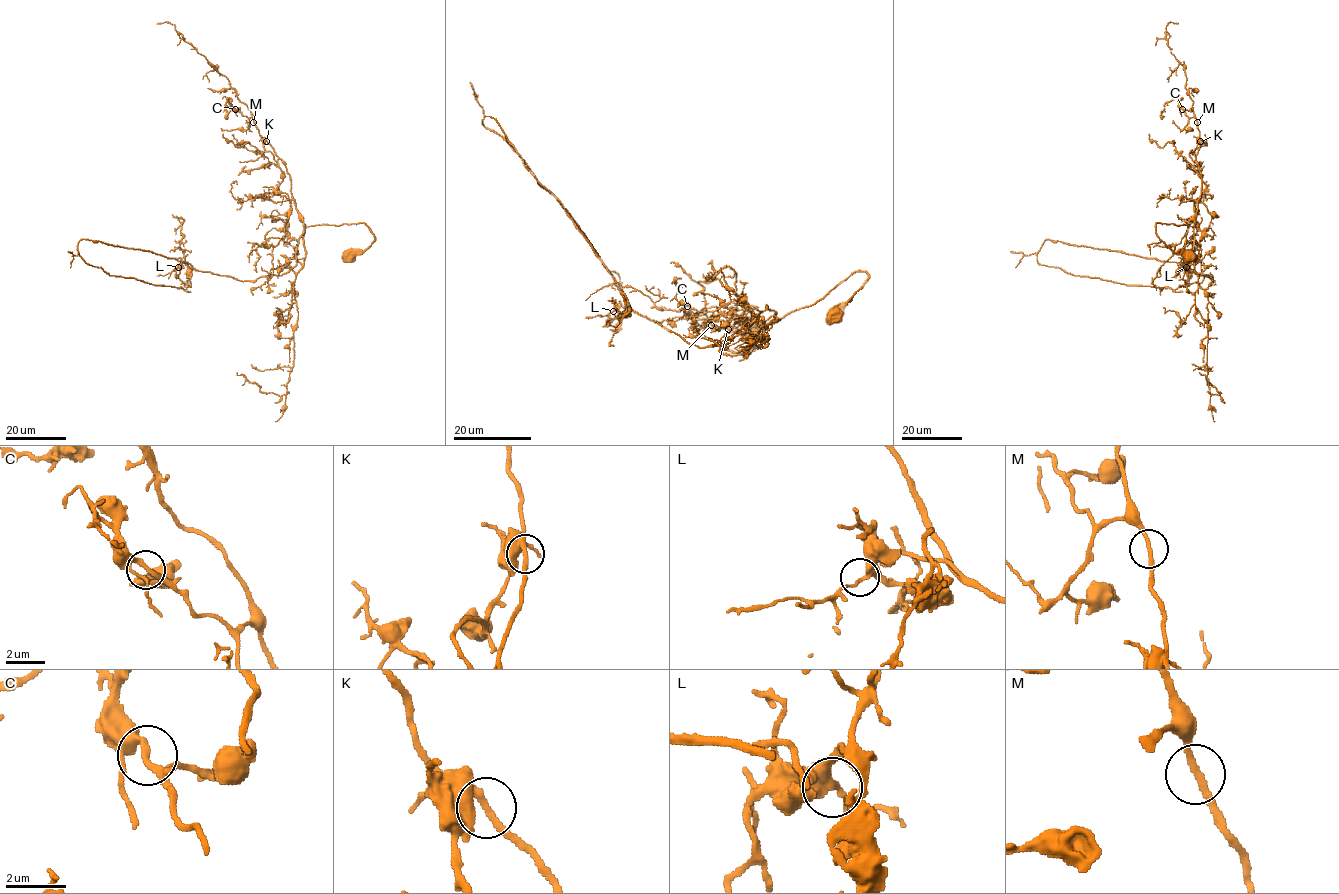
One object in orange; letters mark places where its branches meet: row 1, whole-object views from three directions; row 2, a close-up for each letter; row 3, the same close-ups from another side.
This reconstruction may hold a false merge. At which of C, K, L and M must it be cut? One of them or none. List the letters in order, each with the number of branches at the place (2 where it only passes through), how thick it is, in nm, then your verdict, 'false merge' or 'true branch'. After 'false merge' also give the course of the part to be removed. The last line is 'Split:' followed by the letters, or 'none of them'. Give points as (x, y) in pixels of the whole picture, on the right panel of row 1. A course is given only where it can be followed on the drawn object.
C: 2 branches meet; 200 nm thick; true branch
K: 2 branches meet; 240 nm thick; true branch
L: 2 branches meet; 200 nm thick; true branch
M: 2 branches meet; 220 nm thick; true branch
Split: none of them

